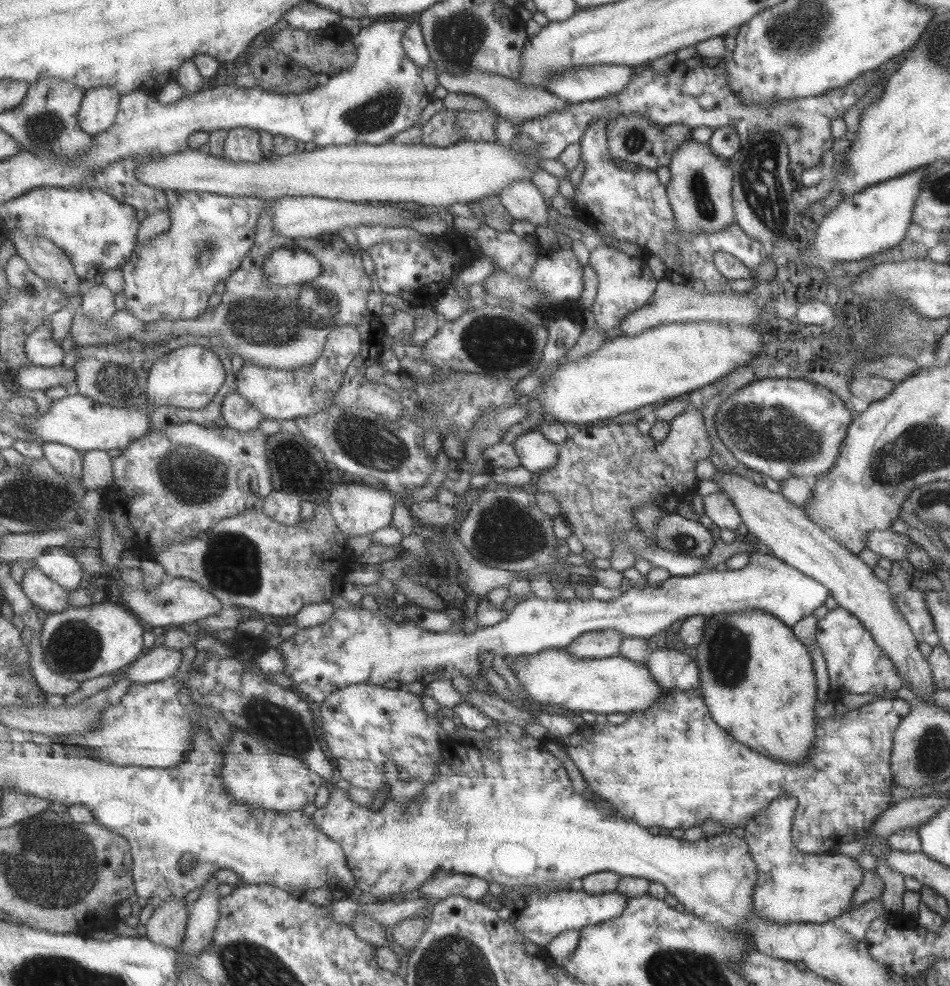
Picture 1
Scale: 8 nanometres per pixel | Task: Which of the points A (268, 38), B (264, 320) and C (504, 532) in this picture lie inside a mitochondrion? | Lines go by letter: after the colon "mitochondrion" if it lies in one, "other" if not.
A: other
B: mitochondrion
C: mitochondrion

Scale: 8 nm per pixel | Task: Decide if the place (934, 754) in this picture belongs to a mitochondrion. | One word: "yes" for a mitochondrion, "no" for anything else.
yes

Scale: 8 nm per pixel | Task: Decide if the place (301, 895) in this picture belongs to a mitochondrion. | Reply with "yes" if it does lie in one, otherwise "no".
no

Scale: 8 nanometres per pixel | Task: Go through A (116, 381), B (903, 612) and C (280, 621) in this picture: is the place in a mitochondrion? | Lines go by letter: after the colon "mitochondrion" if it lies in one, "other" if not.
A: mitochondrion
B: other
C: other

